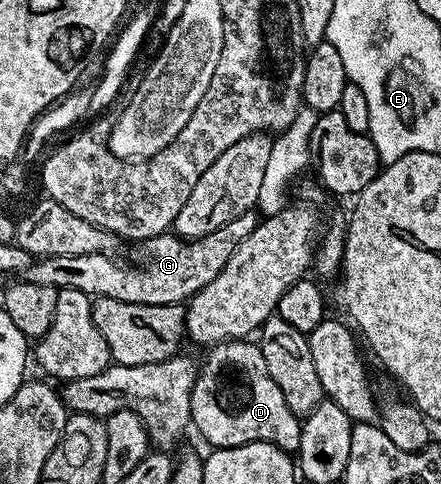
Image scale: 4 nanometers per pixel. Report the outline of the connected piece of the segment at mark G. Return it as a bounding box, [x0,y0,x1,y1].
[23,210,258,305]

